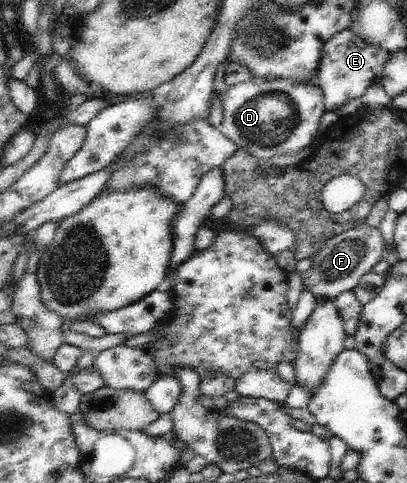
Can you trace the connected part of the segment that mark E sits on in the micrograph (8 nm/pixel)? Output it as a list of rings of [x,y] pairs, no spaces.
[[[354,26],[336,34],[324,48],[323,63],[316,74],[316,82],[324,88],[328,111],[338,113],[340,108],[350,104],[356,98],[362,98],[368,88],[382,81],[384,66],[390,58],[388,50],[380,45],[372,44],[363,35],[356,32]]]

